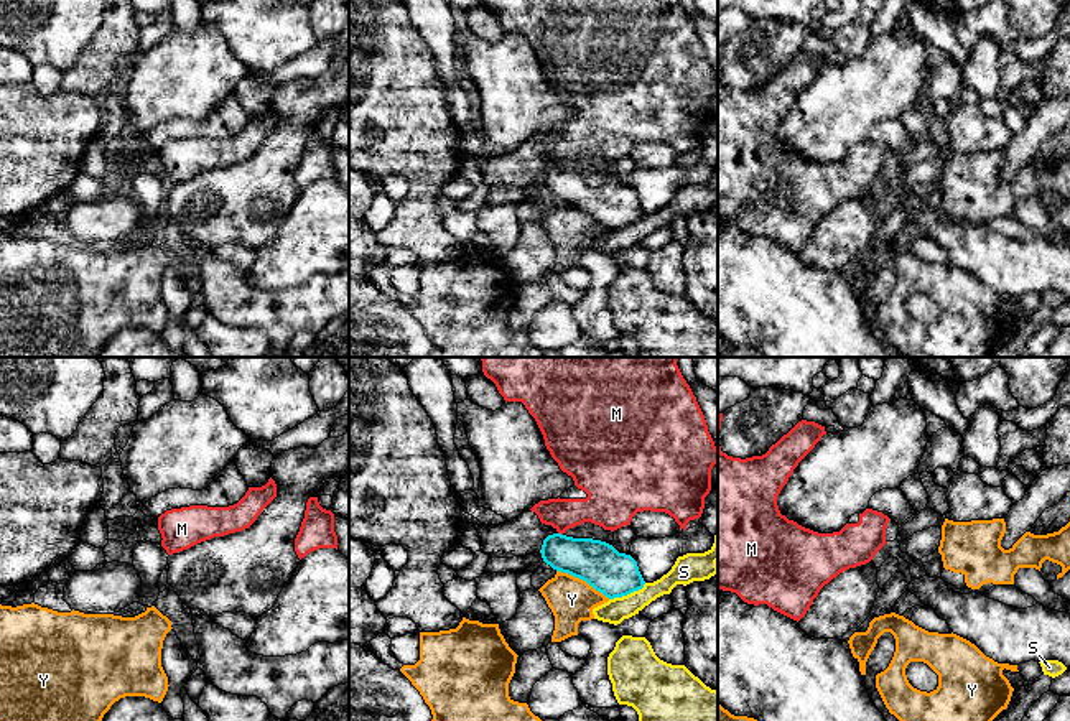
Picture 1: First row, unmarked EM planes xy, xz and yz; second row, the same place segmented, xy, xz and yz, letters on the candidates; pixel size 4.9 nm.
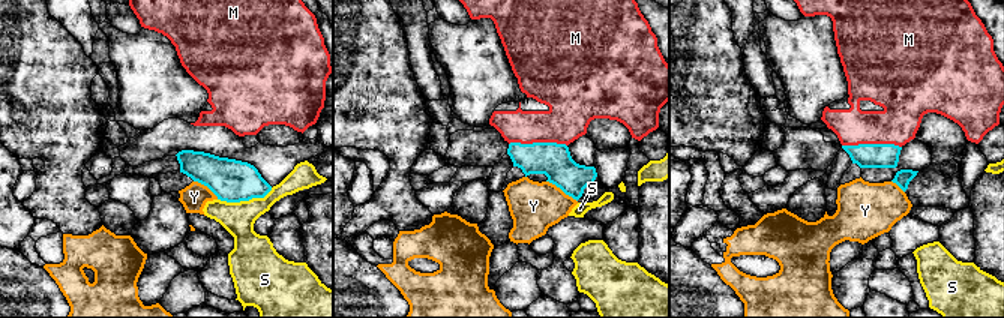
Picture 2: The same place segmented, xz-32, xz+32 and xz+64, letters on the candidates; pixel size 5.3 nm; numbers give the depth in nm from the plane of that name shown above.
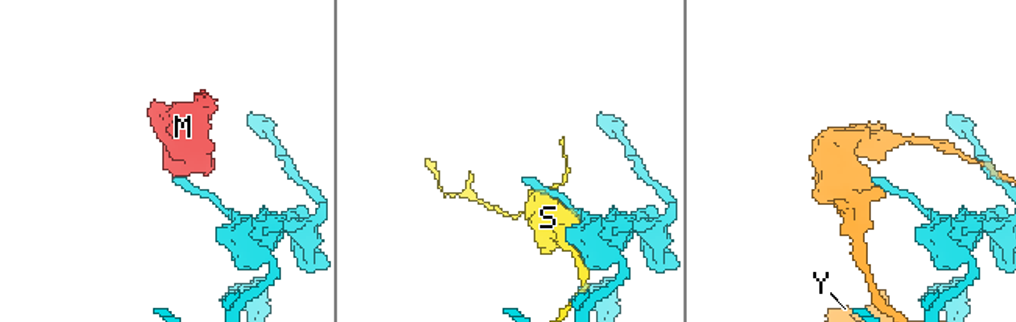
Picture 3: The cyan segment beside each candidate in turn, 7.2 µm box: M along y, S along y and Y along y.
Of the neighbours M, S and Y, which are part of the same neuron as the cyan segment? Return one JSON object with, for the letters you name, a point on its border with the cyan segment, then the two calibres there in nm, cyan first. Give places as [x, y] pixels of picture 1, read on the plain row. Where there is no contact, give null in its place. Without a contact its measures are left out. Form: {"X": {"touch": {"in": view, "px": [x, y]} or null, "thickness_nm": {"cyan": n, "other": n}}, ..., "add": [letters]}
{"M": {"touch": {"in": "xz", "px": [560, 165]}, "thickness_nm": {"cyan": 220, "other": 190}}, "add": ["M"]}

